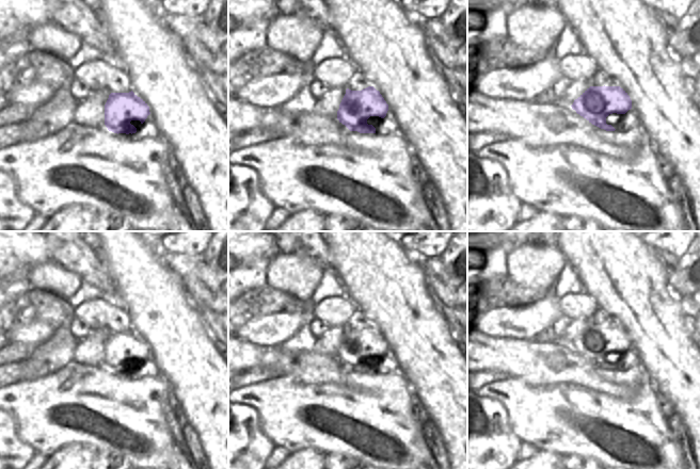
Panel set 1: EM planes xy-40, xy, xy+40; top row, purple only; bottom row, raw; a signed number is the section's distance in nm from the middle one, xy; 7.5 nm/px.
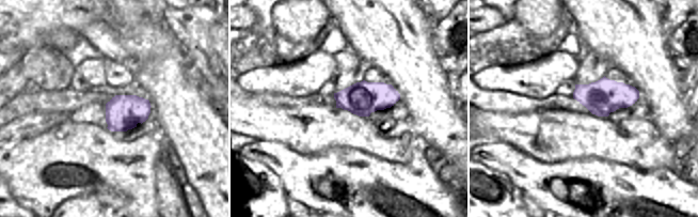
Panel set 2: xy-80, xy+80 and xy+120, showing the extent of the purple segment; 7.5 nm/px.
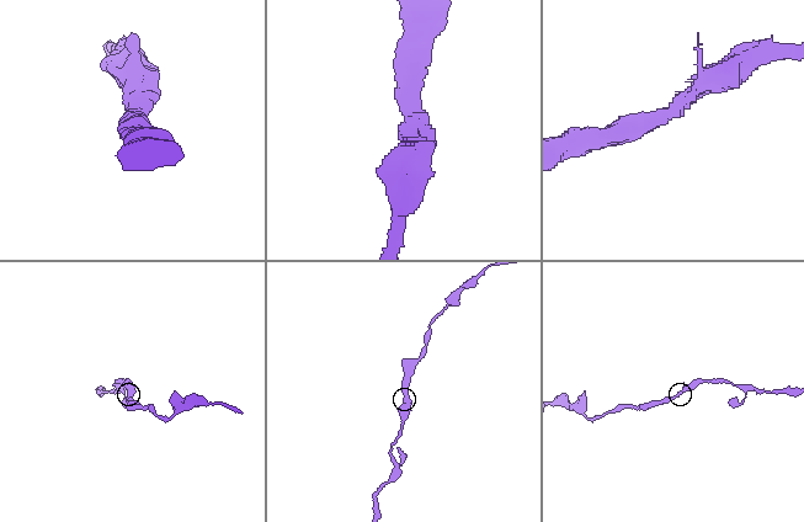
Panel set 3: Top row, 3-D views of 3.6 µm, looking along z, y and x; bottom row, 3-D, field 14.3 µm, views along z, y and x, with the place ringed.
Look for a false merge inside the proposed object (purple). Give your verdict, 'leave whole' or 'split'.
leave whole

